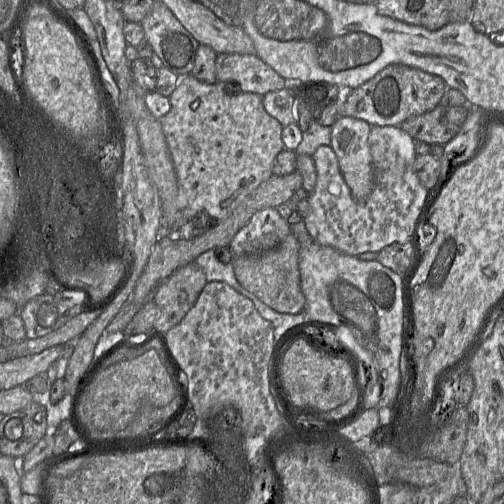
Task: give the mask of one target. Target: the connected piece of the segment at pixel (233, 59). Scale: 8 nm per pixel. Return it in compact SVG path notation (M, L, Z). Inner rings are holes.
M238 53L217 54L215 71L217 82L235 84L230 87L235 87L239 92L264 95L268 92L284 89L289 85L287 80L256 55Z

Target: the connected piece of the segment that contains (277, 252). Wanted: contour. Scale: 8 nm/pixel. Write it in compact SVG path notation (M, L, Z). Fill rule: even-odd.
M290 233L276 248L255 255L234 256L232 265L238 282L258 299L280 313L297 314L304 310L305 298L299 276L300 243Z

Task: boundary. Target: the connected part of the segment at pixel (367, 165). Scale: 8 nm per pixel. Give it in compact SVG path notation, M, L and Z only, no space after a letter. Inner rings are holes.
M342 117L331 128L330 147L335 152L341 173L357 203L365 203L370 197L374 186L374 168L369 146L371 125L366 121L351 117Z

